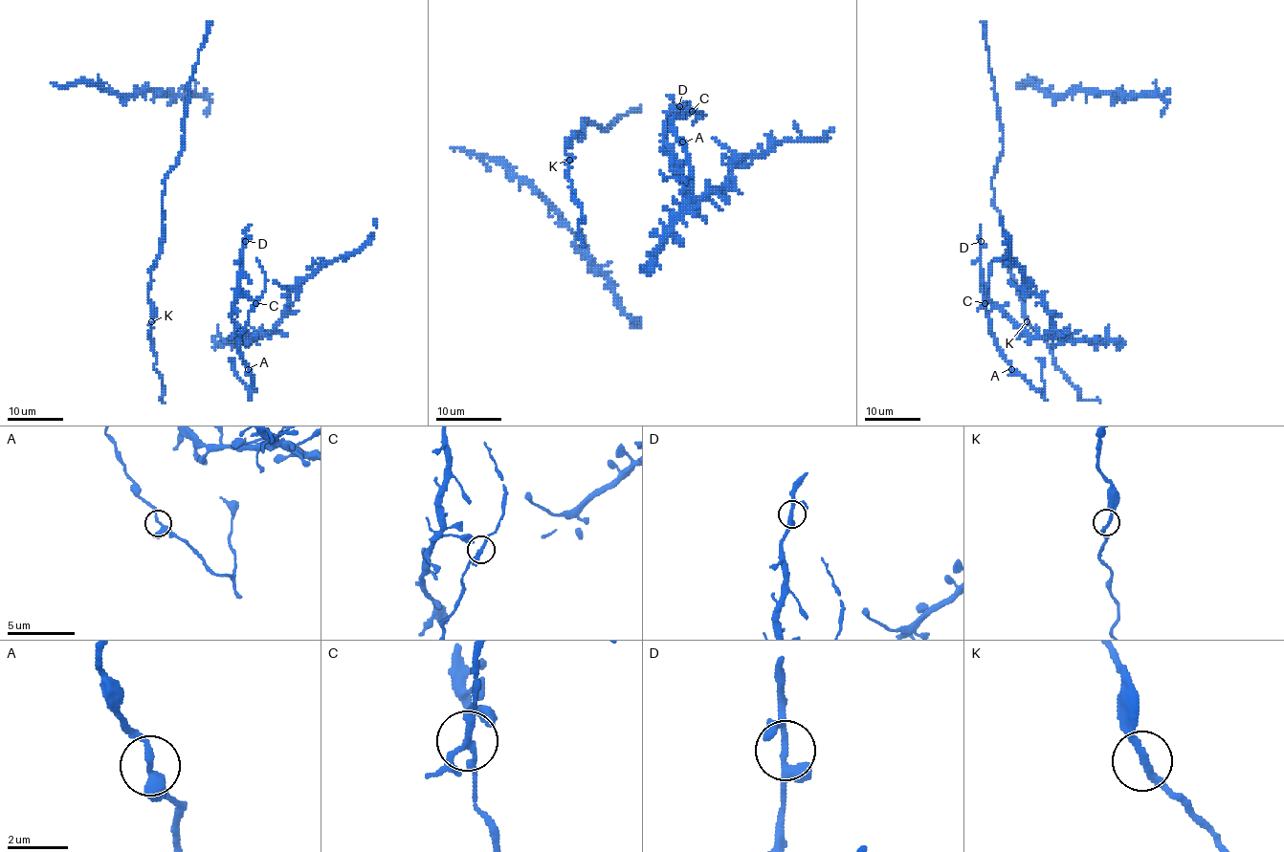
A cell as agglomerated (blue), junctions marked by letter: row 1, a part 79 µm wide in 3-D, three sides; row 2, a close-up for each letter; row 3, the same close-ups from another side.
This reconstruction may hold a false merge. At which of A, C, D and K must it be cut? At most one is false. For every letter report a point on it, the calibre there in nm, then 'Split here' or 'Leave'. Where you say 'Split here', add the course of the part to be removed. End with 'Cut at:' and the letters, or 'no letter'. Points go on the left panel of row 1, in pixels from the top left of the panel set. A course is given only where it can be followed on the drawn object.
A: Place: (248, 369). Thickness 200 nm. Leave
C: Place: (255, 303). Thickness 200 nm. Split here. Course of the part to remove: (256, 303), (264, 290), (264, 272), (257, 259)
D: Place: (245, 241). Thickness 220 nm. Leave
K: Place: (151, 321). Thickness 240 nm. Leave
Cut at: C

